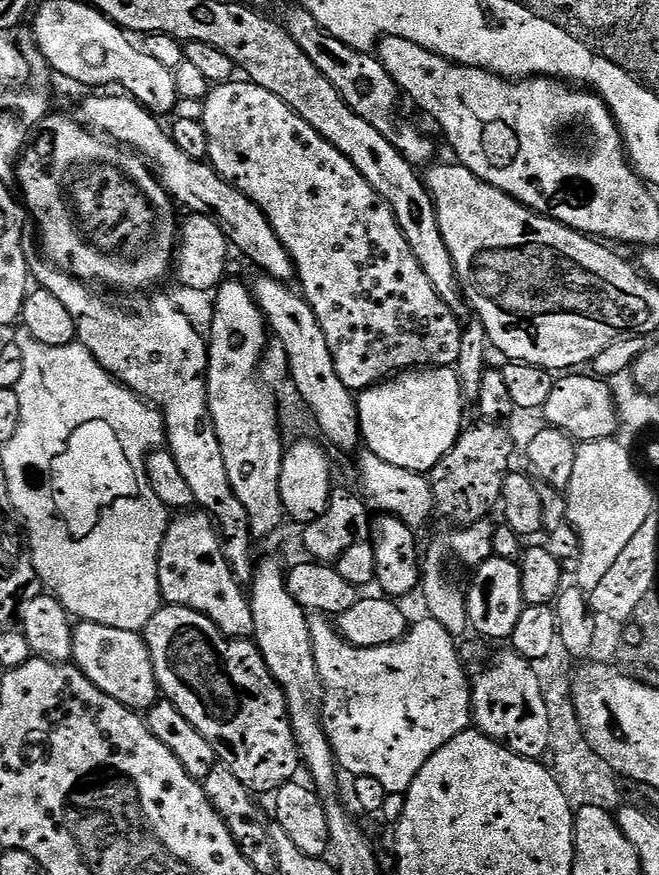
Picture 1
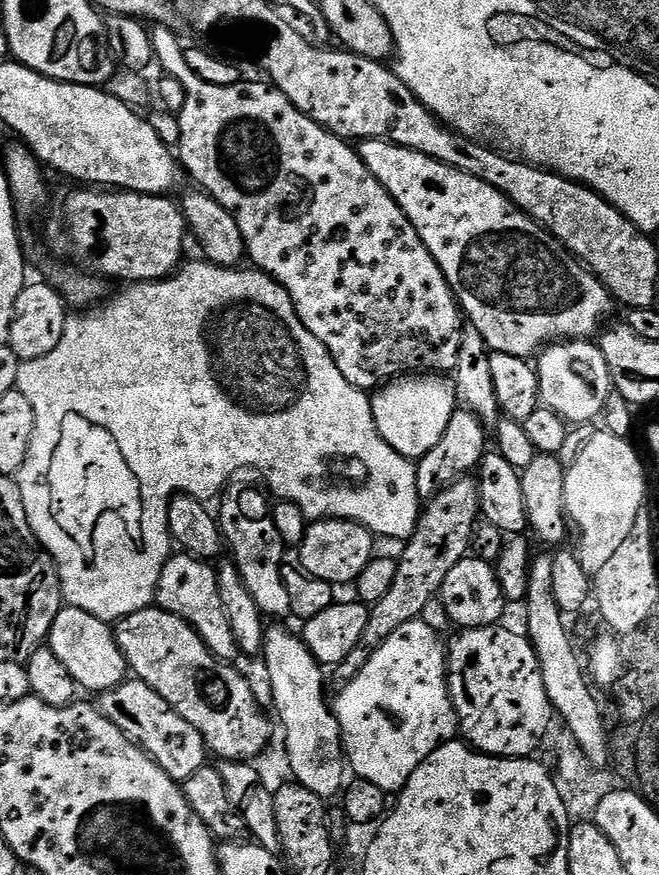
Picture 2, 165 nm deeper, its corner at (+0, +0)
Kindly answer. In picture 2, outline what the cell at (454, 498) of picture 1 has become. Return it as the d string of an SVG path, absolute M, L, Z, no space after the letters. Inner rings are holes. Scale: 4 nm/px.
M461 478L455 480L449 488L445 488L427 501L416 524L414 534L408 537L403 545L404 553L396 560L394 586L376 604L371 605L366 630L362 638L350 654L338 665L335 665L337 685L349 684L353 678L370 662L372 653L398 626L406 626L406 622L421 619L427 603L435 601L440 595L442 582L446 582L446 574L458 566L469 555L472 546L472 535L476 525L480 523L480 485L475 479Z

